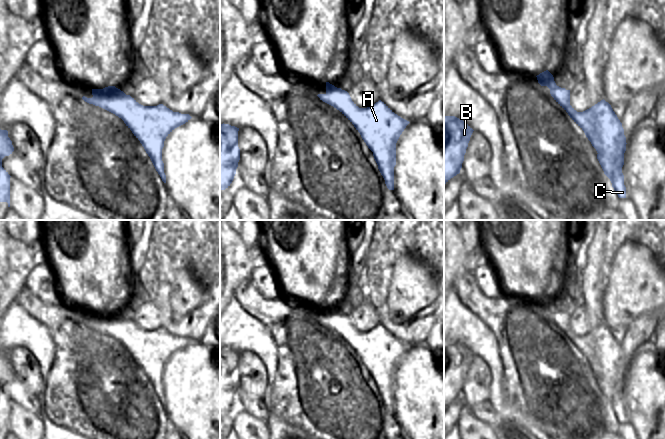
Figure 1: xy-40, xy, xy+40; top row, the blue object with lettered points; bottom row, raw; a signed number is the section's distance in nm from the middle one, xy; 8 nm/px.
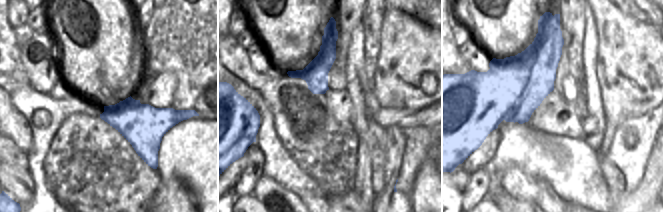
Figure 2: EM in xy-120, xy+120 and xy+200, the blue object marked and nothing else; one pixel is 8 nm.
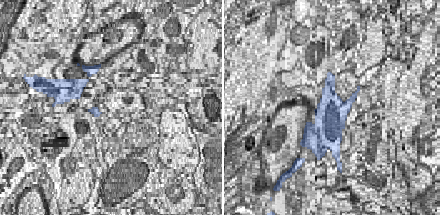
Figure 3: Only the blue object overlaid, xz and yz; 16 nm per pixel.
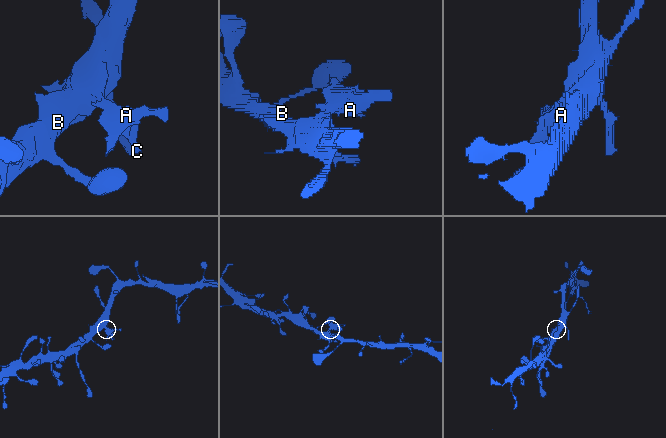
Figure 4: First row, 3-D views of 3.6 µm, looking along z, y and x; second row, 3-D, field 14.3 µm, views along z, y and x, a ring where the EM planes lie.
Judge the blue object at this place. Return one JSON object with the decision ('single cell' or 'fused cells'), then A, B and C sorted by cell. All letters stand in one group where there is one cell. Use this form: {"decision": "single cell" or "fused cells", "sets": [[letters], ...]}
{"decision": "fused cells", "sets": [["A", "C"], ["B"]]}

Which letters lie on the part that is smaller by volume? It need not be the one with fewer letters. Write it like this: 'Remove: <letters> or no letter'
Remove: A, C

